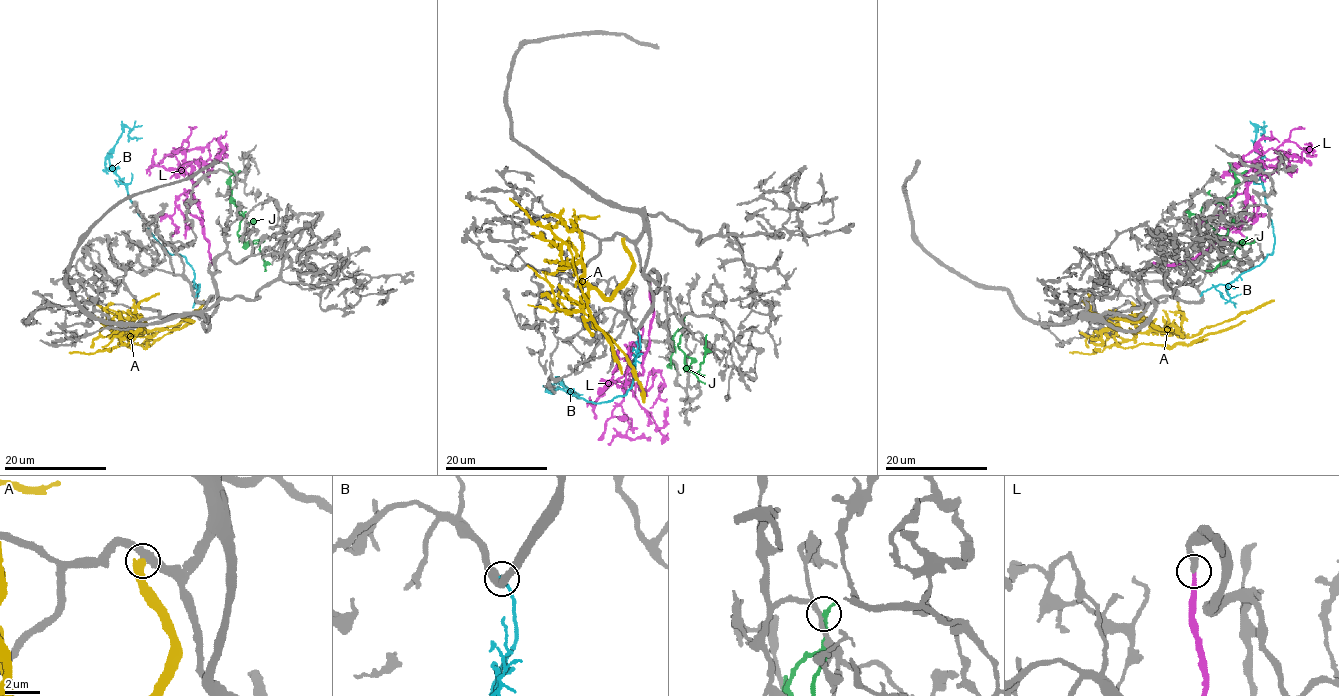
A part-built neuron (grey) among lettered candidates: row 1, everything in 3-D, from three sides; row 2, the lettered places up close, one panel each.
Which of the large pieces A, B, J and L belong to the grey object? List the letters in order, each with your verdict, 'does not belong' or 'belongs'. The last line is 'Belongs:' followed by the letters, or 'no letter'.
A: does not belong
B: does not belong
J: does not belong
L: belongs
Belongs: L

